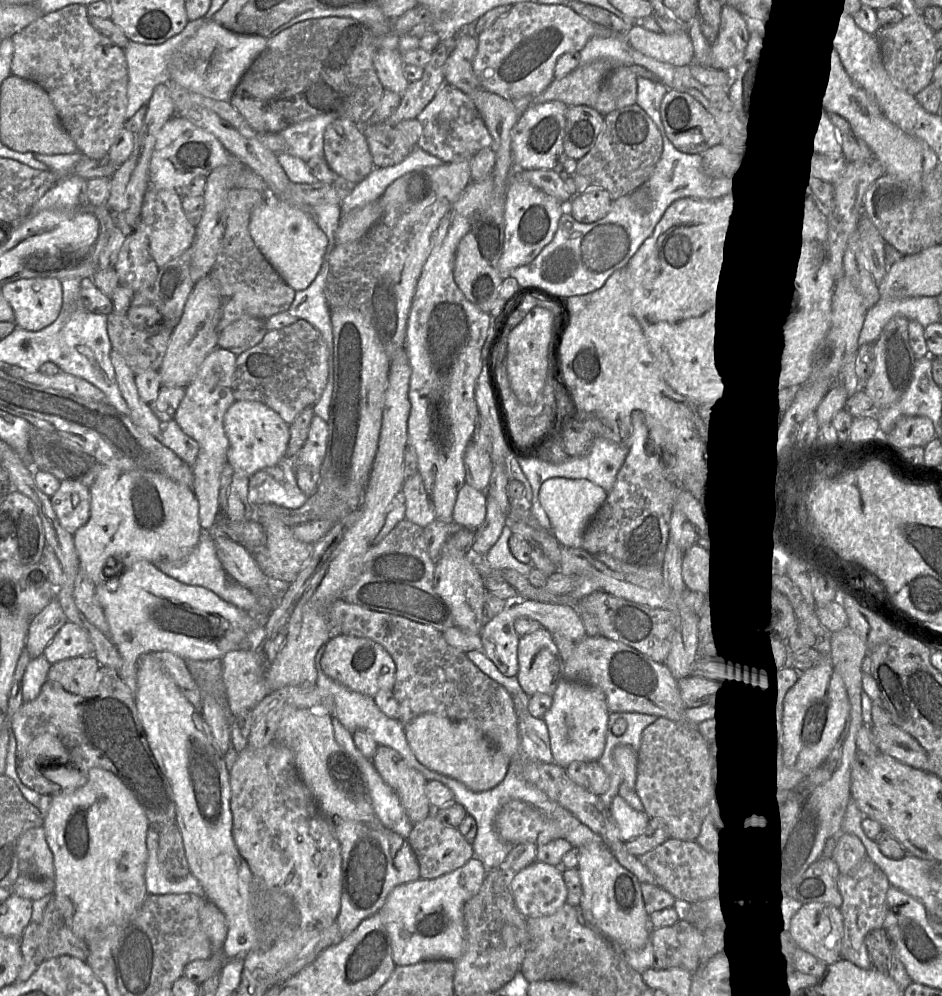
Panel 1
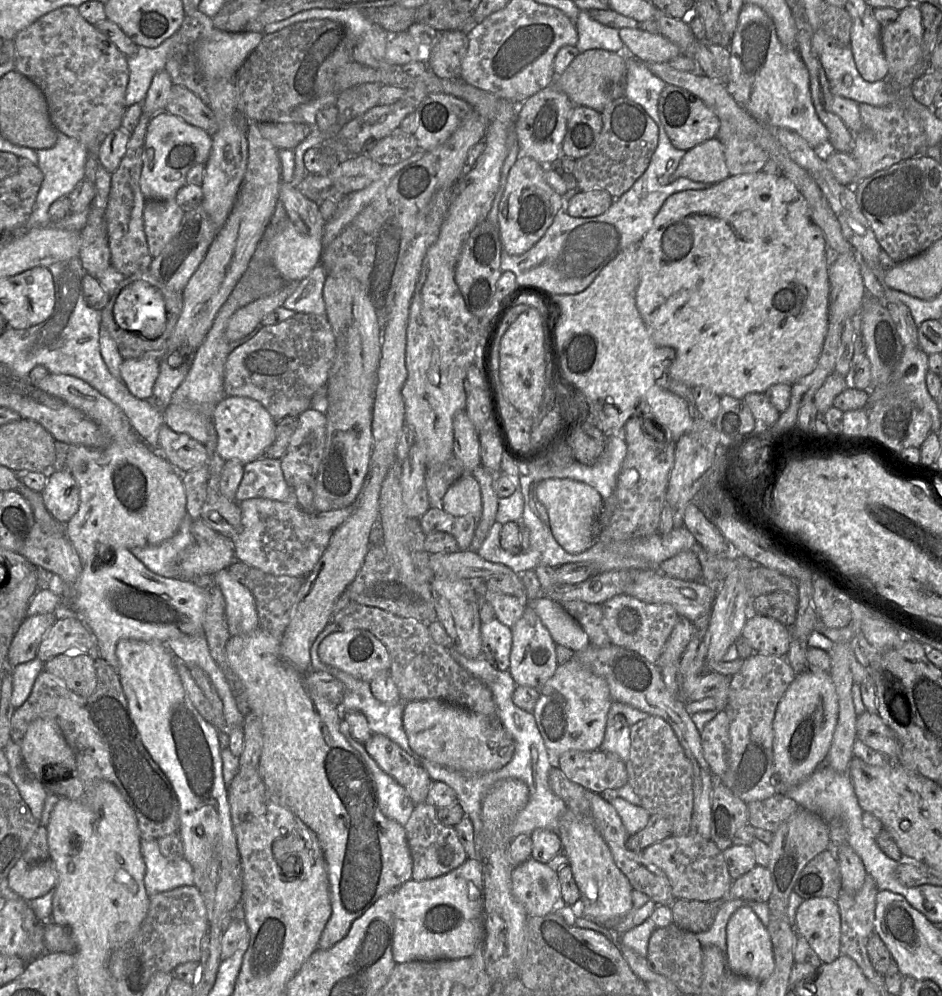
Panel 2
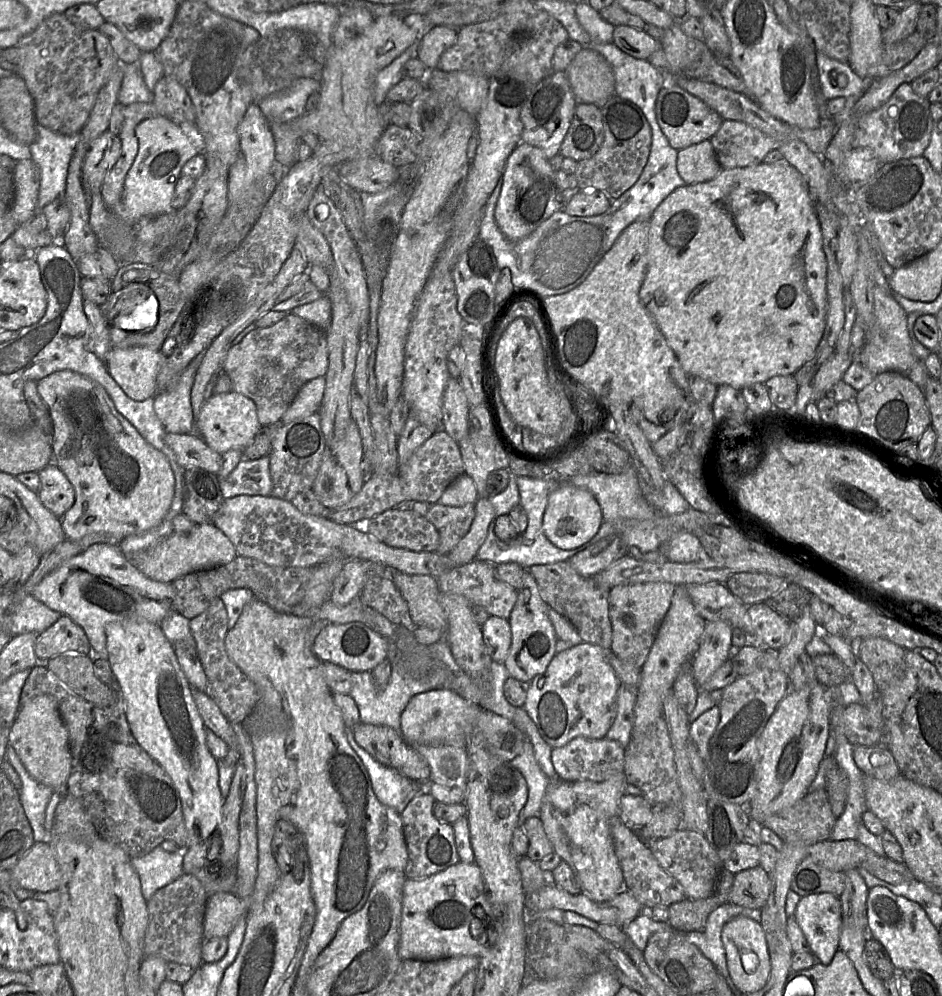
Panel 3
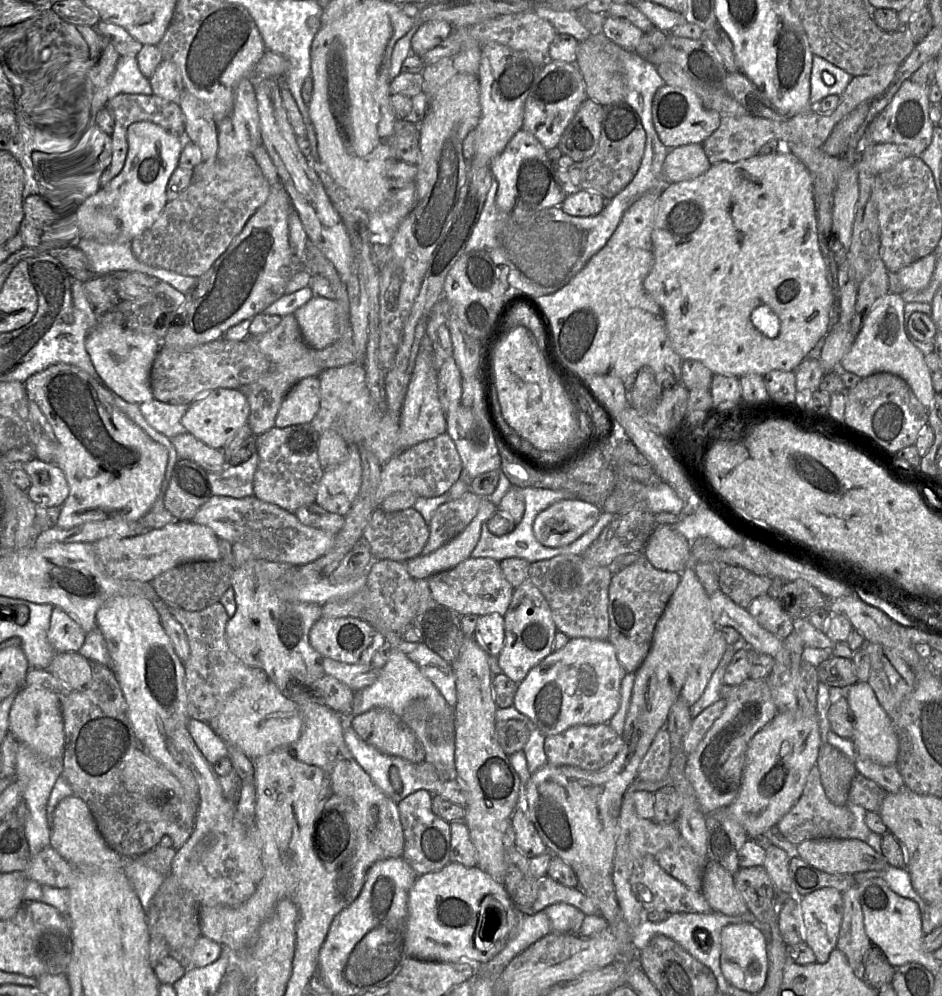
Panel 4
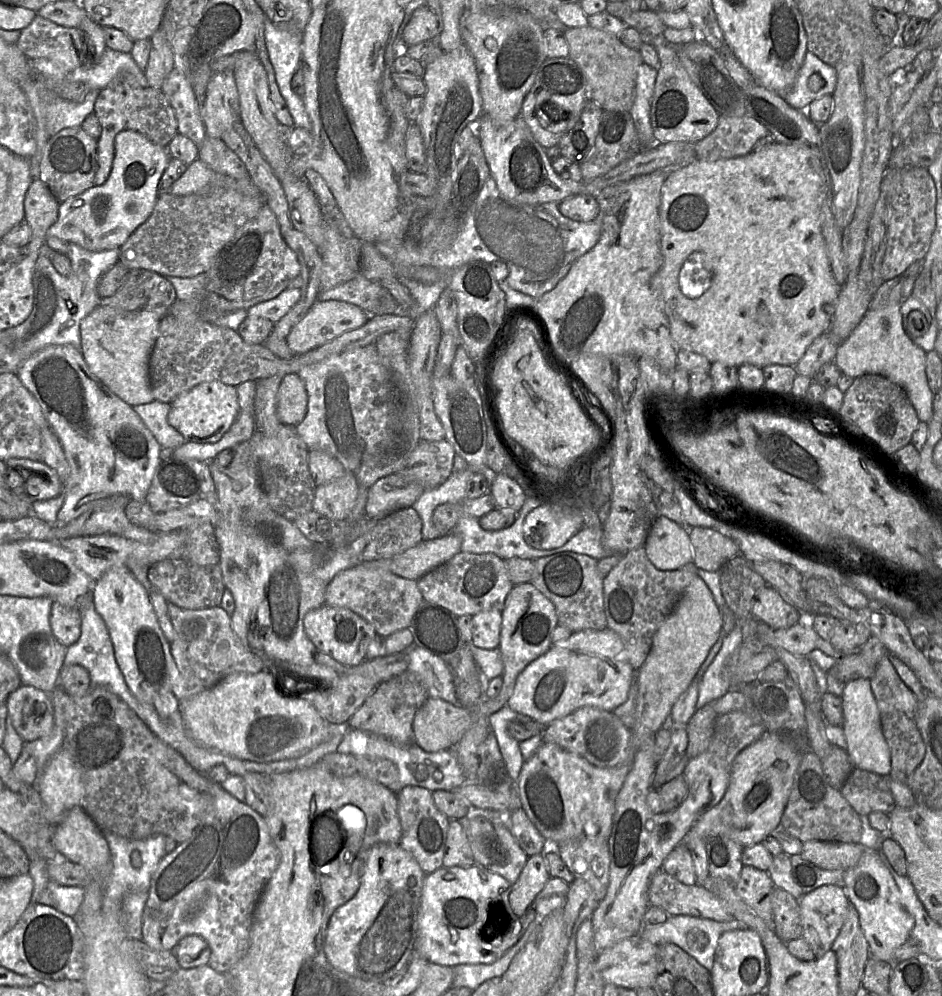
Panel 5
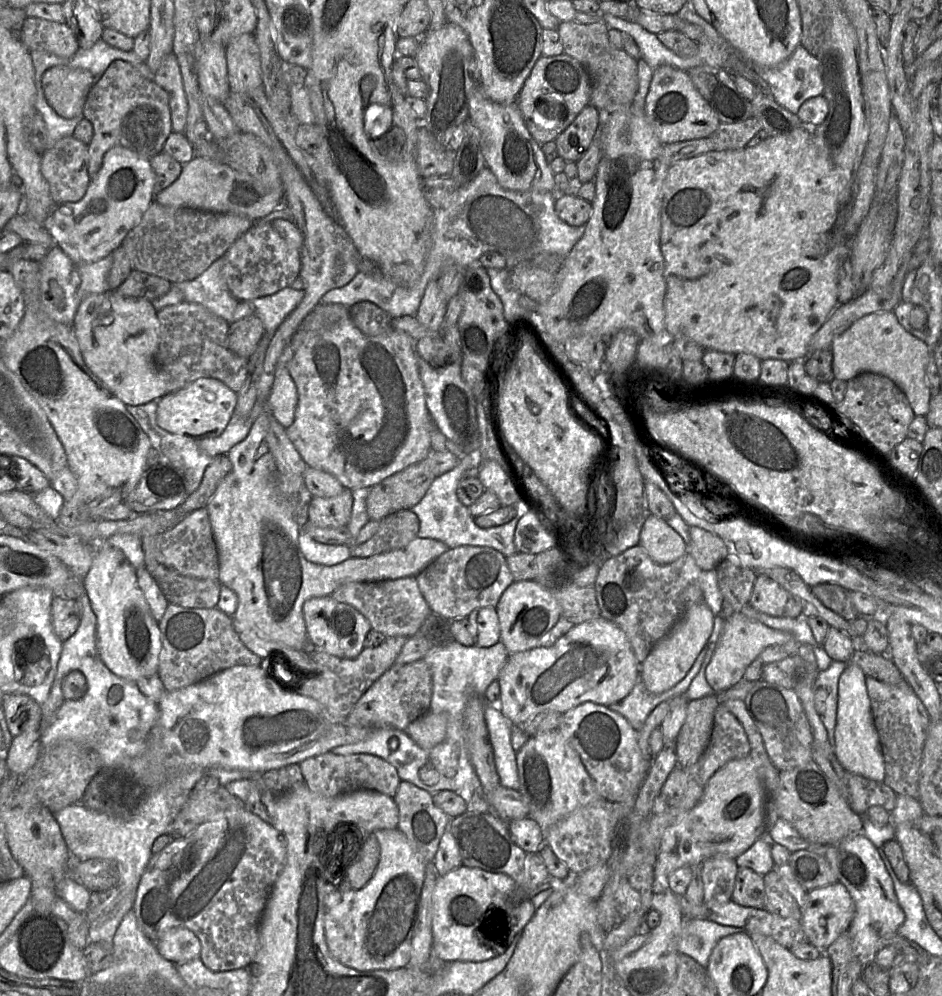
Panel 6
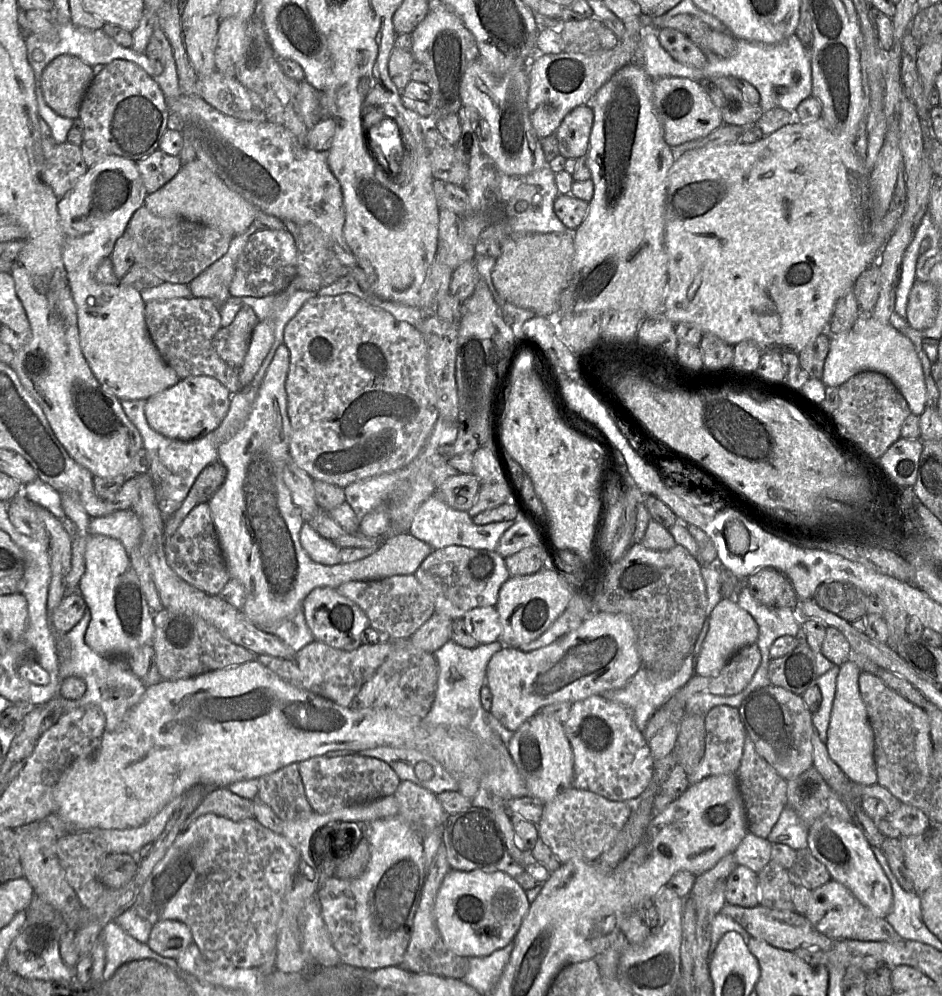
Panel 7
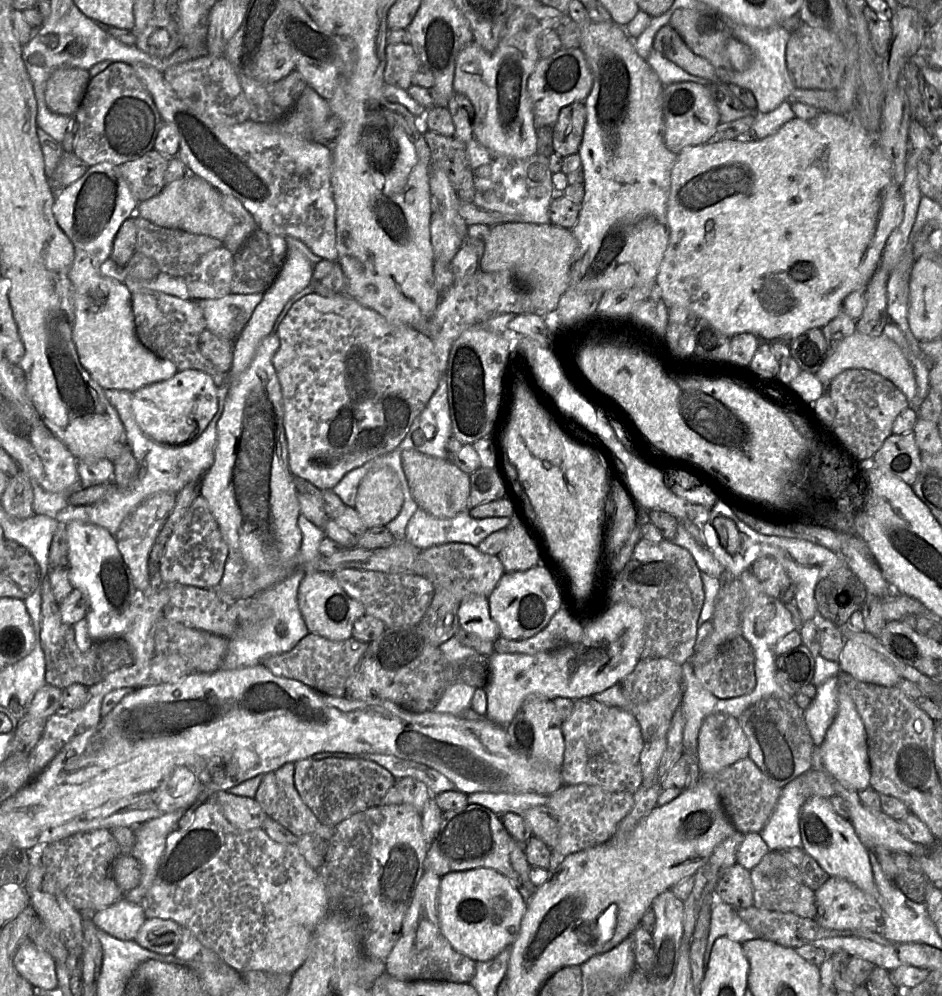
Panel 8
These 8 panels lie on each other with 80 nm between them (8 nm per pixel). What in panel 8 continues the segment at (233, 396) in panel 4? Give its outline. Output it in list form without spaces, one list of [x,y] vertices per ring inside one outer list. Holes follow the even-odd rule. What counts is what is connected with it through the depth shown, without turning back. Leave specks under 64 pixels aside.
[[[178,371],[170,379],[147,385],[132,393],[131,408],[141,431],[152,440],[179,446],[193,443],[218,410],[218,389],[213,378],[201,371]]]

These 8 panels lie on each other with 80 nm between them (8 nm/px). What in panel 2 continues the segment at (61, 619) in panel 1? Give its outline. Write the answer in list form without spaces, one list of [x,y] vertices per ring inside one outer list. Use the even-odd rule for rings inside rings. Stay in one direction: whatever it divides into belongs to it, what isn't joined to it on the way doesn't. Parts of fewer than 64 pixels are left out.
[[[37,614],[27,617],[16,632],[8,652],[9,667],[37,658],[39,645],[56,622],[54,614]]]

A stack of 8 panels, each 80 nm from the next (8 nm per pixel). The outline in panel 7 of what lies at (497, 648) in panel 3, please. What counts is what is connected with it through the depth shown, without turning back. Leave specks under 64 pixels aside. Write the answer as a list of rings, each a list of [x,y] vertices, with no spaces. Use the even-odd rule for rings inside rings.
[[[495,606],[473,608],[464,614],[462,619],[479,644],[488,644],[499,640],[501,625]]]

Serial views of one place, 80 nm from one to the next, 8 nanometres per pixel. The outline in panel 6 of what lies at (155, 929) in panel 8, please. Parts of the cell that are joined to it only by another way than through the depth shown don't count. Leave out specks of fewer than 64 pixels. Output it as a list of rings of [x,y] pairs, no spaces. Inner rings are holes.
[[[175,927],[167,930],[155,941],[155,946],[165,960],[175,965],[200,958],[201,942],[187,928]]]

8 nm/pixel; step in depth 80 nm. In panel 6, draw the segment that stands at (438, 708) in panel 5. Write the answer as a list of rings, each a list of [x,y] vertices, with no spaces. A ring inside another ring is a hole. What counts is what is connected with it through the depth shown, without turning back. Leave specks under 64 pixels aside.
[[[427,711],[407,727],[410,738],[421,748],[431,749],[444,741],[447,717],[442,713]]]

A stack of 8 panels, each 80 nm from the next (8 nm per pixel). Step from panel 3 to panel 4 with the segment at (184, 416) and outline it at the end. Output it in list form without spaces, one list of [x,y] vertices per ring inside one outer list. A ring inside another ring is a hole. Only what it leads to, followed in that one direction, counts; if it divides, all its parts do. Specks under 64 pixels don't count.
[[[153,399],[142,403],[140,410],[150,426],[171,439],[174,436],[187,433],[181,420],[188,406],[188,404],[168,404]]]

